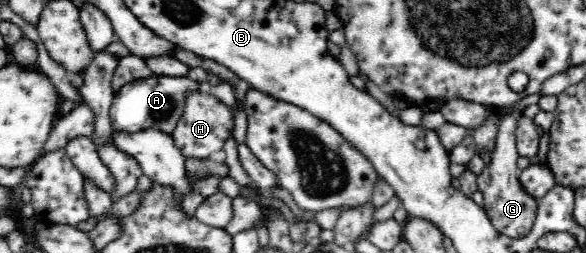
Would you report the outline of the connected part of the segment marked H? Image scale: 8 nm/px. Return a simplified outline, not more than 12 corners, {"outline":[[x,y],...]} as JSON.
{"outline":[[208,91],[187,93],[171,137],[184,156],[222,154],[231,109]]}

